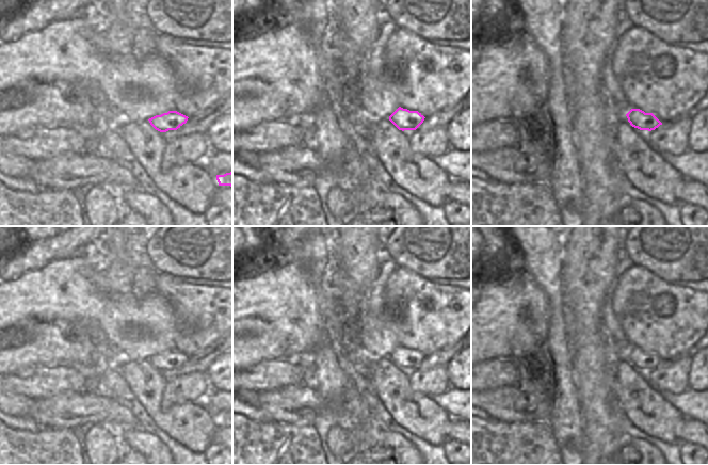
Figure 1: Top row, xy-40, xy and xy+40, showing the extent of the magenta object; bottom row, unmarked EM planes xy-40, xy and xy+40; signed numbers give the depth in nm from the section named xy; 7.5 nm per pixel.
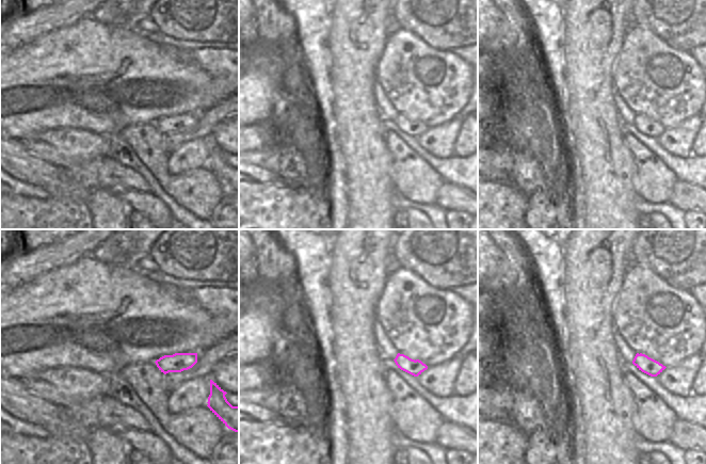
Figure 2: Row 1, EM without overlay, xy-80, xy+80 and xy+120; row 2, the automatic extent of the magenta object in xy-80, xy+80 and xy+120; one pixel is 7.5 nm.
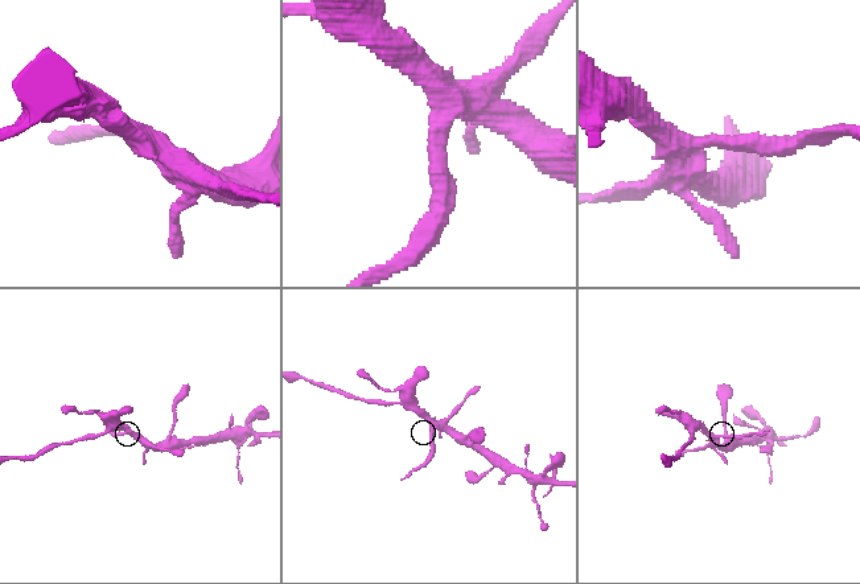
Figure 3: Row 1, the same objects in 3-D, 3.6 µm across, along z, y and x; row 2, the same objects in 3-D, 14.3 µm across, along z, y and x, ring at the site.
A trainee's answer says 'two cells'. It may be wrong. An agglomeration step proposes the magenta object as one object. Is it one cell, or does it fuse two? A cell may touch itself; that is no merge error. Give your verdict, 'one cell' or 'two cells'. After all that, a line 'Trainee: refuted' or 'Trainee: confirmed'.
two cells
Trainee: confirmed

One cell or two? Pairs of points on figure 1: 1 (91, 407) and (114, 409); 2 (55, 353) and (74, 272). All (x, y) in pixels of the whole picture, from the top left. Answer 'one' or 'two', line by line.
1: one
2: one

